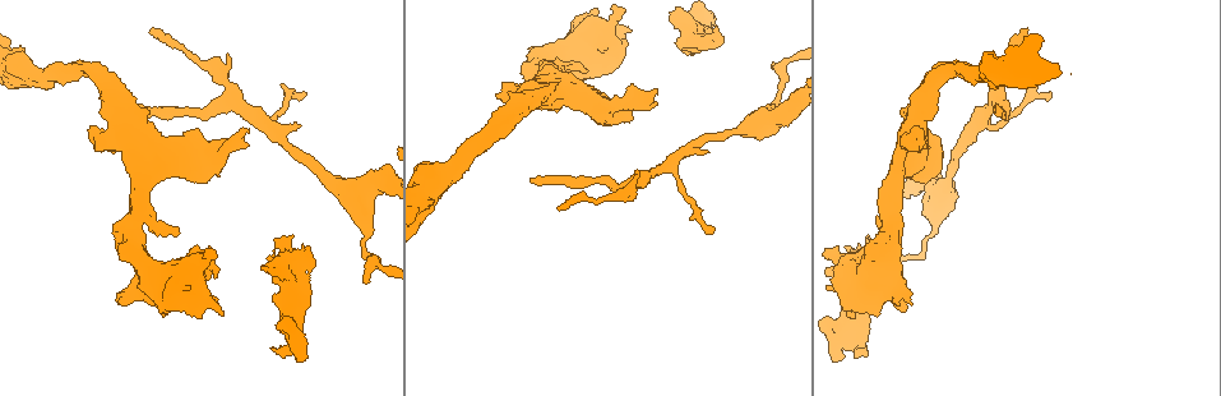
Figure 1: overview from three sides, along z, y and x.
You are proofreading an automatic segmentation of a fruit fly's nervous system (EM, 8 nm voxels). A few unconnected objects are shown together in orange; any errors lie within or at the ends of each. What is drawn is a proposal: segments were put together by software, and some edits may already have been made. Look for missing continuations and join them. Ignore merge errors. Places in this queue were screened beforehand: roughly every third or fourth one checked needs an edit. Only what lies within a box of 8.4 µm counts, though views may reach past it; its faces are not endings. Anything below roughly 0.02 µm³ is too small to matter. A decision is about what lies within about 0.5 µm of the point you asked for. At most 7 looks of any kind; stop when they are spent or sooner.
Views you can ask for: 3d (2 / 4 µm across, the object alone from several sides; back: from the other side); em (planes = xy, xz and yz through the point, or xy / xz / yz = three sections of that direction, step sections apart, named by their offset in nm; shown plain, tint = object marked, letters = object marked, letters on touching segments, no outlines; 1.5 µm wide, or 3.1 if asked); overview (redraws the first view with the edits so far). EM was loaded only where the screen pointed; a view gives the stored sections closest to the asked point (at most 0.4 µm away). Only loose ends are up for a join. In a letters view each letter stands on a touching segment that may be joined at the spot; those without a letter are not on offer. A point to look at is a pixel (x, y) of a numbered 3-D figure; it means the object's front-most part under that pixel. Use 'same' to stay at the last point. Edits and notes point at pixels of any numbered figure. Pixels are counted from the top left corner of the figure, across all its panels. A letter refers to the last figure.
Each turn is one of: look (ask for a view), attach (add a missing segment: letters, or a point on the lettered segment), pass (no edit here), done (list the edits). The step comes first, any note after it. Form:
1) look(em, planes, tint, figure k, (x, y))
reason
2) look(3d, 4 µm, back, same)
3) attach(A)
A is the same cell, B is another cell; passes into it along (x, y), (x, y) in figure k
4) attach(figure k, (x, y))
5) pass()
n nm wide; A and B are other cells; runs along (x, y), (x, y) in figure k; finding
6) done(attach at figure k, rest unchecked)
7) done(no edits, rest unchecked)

look(em, planes, letters, figure 1, (585, 70))
branch stops here

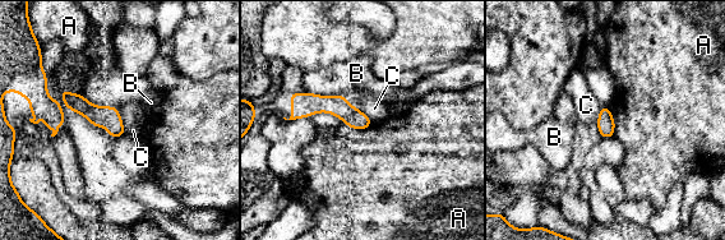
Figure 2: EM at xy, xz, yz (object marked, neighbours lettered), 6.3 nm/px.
pass()
A, B and C are other cells; border along (373, 123), (361, 129), (343, 124) in figure 2; no lettered segment goes on from it

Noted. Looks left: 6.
look(em, xy, step 4, tint, figure 1, (529, 178))
branch stops here

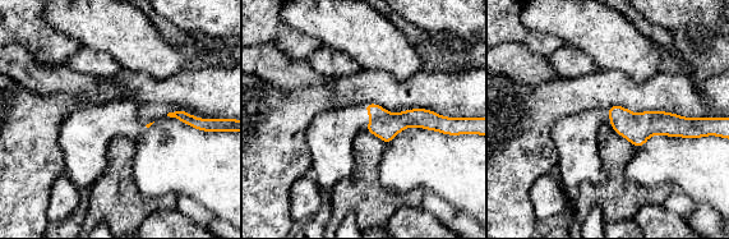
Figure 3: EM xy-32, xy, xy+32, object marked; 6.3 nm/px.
look(em, planes, tint, same)

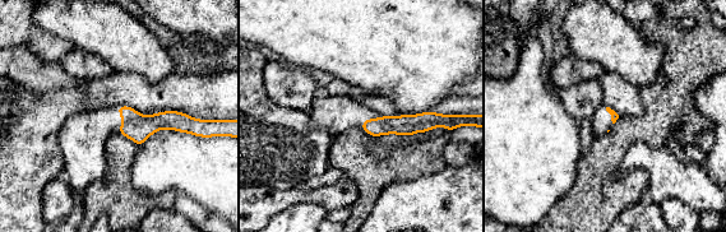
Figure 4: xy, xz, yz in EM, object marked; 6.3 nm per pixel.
look(em, planes, letters, same)

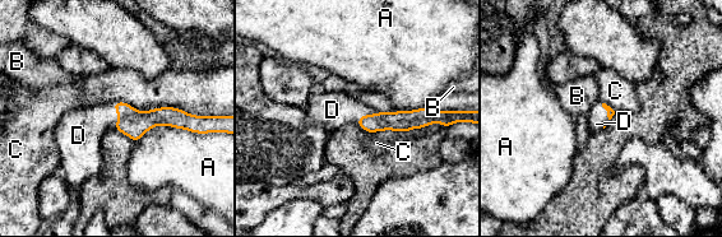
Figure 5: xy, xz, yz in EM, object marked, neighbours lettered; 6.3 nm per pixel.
attach(D)
D is the same cell, A, B and C are other cells; passes into it along (132, 122), (117, 116), (81, 130) in figure 5; it goes on there

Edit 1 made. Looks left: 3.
done(attach at figure 5, rest unchecked)

